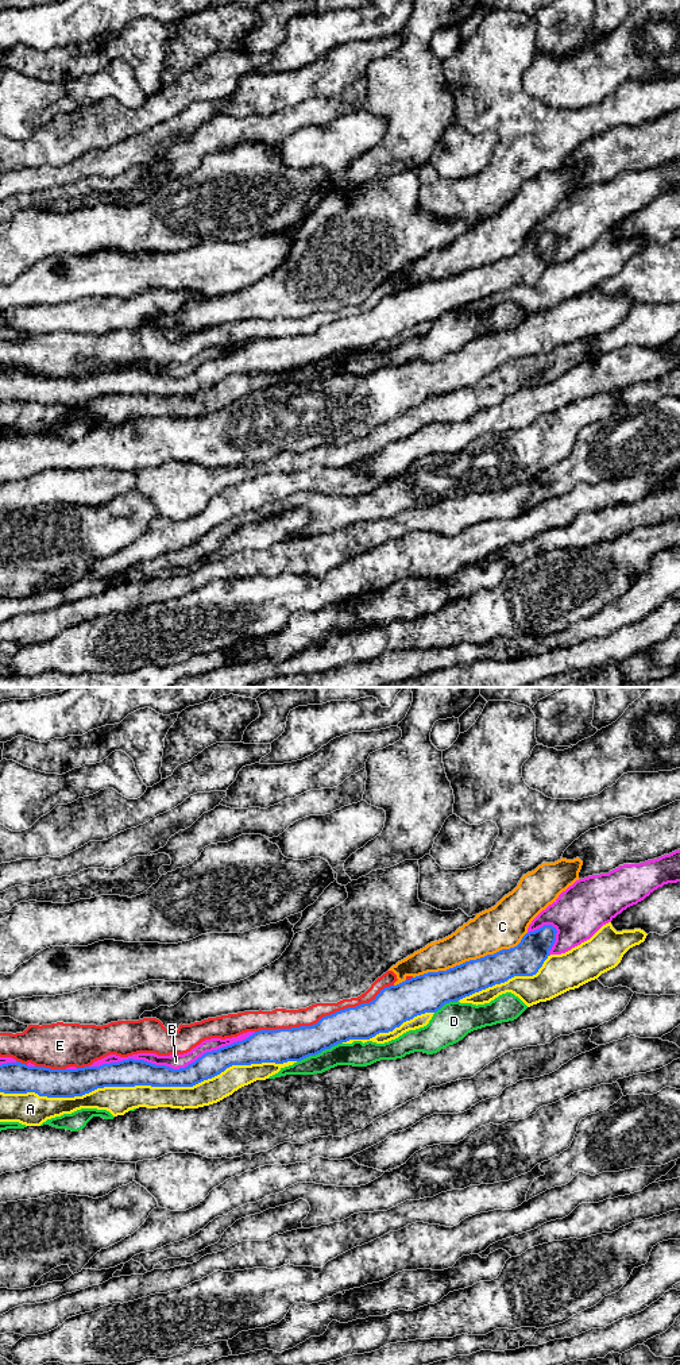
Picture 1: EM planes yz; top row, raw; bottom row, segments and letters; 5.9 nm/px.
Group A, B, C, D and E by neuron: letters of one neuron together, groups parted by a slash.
A / B / C / D / E

